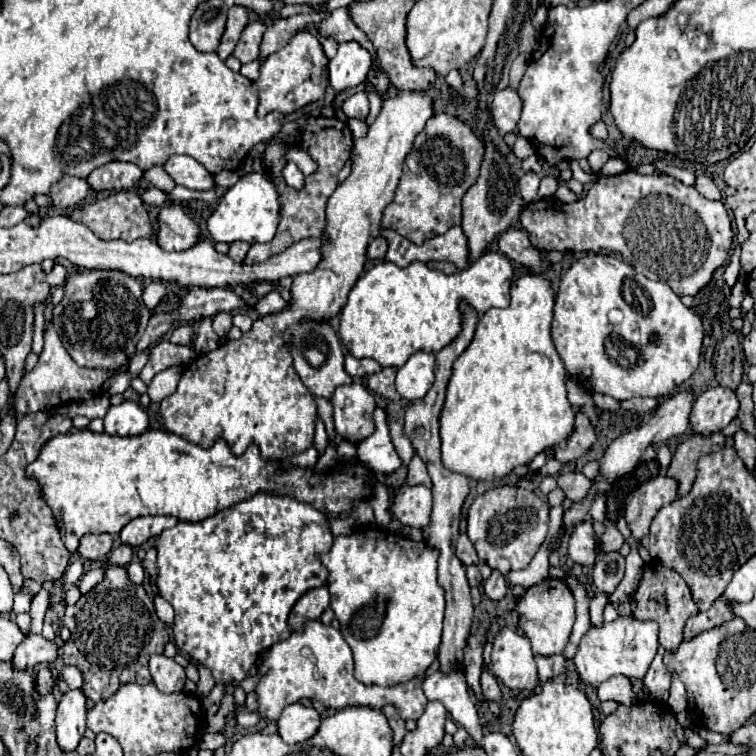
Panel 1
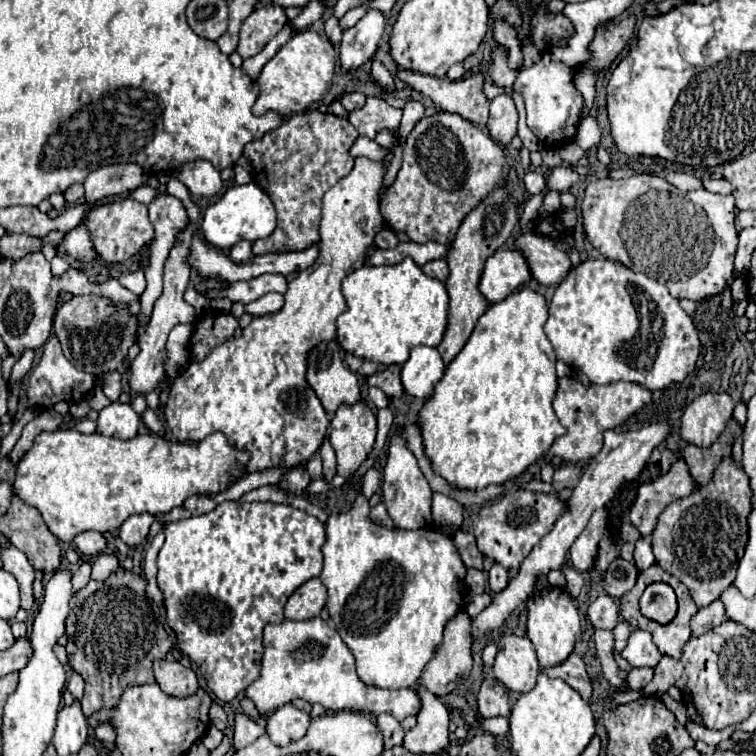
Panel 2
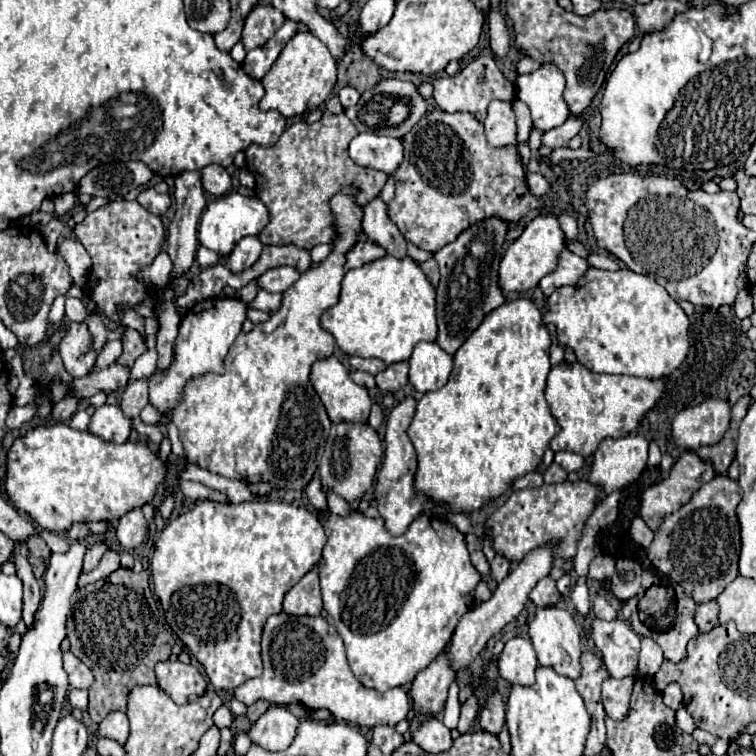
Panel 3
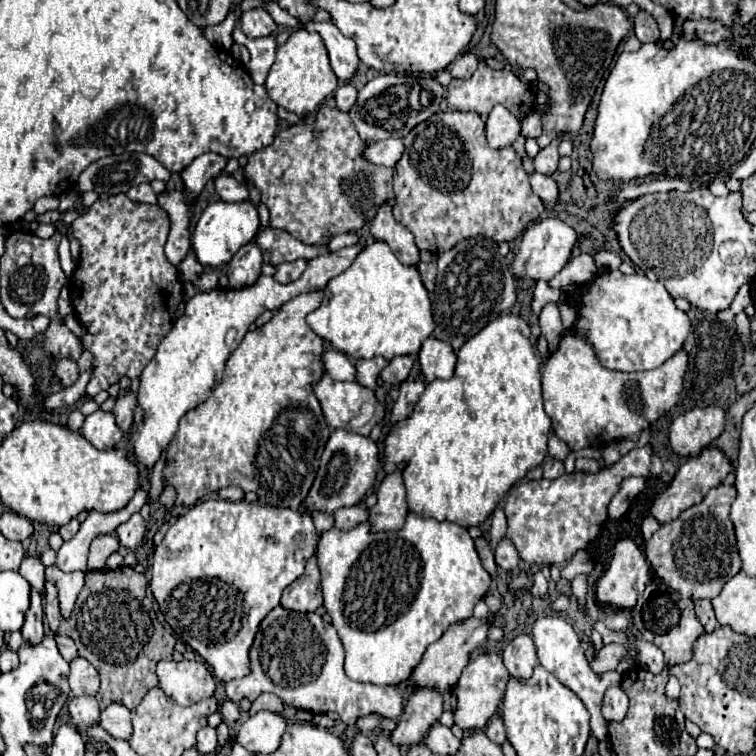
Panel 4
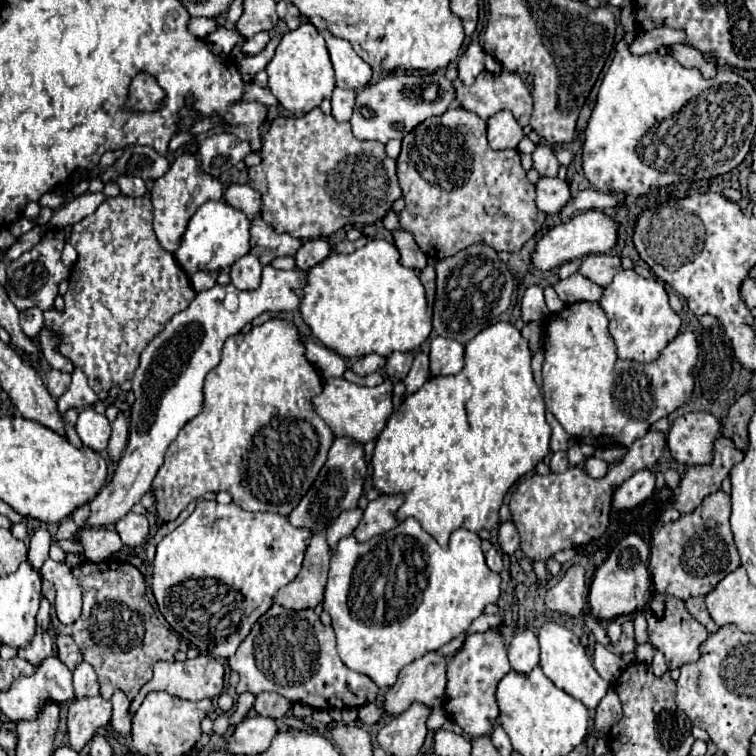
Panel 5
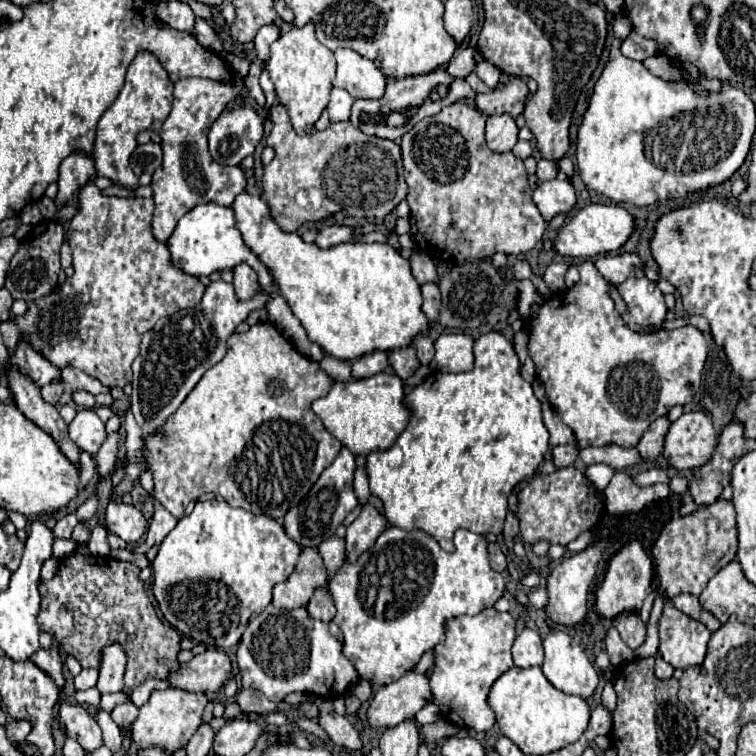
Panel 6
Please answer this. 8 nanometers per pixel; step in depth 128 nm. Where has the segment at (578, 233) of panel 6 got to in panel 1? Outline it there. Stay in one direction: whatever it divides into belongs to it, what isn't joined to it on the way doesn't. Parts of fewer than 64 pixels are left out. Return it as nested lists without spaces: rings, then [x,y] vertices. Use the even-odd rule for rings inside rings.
[[[496,250],[484,252],[474,264],[450,276],[438,270],[426,268],[424,262],[412,262],[406,268],[398,268],[396,264],[390,264],[390,262],[378,262],[368,272],[364,272],[352,286],[348,294],[348,302],[342,308],[338,334],[342,338],[342,344],[354,358],[358,360],[372,358],[380,366],[400,368],[414,352],[418,350],[438,352],[460,334],[460,328],[462,328],[462,314],[458,310],[460,300],[466,300],[468,304],[472,304],[478,310],[478,314],[484,314],[490,308],[506,308],[510,304],[512,278],[514,278],[512,262],[504,254],[498,254]]]

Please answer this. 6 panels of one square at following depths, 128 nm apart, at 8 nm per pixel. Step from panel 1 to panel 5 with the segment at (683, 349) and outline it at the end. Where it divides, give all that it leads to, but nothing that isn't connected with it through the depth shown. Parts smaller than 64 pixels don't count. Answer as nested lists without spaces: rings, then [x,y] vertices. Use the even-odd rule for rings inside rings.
[[[622,270],[614,276],[614,282],[604,288],[600,306],[610,320],[610,334],[614,336],[622,360],[656,360],[662,348],[680,332],[680,316],[670,308],[664,284],[658,280],[646,280],[634,270]],[[528,286],[520,302],[520,312],[524,322],[544,321],[551,314],[545,303],[542,286]]]

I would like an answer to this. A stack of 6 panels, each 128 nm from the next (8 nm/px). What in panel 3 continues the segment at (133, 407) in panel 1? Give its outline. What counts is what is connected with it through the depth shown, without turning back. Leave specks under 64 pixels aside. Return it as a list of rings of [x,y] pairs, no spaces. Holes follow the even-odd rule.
[[[100,406],[90,418],[88,432],[114,444],[122,444],[128,440],[132,430],[132,422],[122,414],[120,406]]]

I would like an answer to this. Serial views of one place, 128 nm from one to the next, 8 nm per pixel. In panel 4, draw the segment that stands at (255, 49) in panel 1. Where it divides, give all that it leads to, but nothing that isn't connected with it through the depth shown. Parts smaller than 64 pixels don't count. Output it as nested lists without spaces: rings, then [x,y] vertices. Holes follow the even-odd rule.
[[[254,8],[248,10],[240,16],[240,28],[246,36],[250,38],[260,38],[260,36],[270,36],[276,32],[276,22],[264,8]]]

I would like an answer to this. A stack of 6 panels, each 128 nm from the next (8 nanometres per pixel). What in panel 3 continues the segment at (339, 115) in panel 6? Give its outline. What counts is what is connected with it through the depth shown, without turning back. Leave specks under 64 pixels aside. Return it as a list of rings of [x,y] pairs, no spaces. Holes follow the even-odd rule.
[[[344,86],[344,88],[338,90],[338,98],[340,98],[340,102],[342,102],[344,108],[350,108],[350,106],[354,106],[358,102],[360,94],[352,86]]]

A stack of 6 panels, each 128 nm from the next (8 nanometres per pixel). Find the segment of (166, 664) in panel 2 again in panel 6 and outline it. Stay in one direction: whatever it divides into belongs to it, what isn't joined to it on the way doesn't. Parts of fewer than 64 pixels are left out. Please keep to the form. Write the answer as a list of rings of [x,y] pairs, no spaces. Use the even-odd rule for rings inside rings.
[[[208,650],[170,674],[170,684],[188,692],[216,692],[232,674],[232,660],[224,650]],[[120,704],[110,712],[110,716],[118,726],[130,726],[136,720],[136,706],[134,704]]]

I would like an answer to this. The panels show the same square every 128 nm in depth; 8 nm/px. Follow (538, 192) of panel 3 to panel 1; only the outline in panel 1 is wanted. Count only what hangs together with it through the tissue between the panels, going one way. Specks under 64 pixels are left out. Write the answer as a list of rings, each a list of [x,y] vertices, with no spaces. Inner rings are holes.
[[[526,172],[526,174],[518,180],[520,194],[522,194],[522,198],[524,198],[528,204],[538,200],[538,184],[540,184],[540,178],[538,178],[538,174],[534,174],[534,172]]]

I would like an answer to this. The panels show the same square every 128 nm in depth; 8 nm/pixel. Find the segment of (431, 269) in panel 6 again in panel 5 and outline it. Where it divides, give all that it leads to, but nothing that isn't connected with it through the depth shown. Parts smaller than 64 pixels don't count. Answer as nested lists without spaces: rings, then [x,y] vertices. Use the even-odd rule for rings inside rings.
[[[404,230],[394,232],[394,244],[396,244],[400,258],[402,258],[402,264],[406,268],[422,270],[428,264],[428,256],[418,248],[418,244],[414,242],[410,232],[404,232]]]

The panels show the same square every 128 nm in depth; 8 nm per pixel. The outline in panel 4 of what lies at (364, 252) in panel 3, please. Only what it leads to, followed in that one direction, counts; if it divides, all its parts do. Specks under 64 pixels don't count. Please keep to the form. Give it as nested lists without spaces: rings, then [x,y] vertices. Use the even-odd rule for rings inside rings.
[[[356,244],[326,256],[312,258],[304,274],[292,284],[280,284],[274,280],[274,276],[260,276],[258,282],[248,288],[214,288],[210,292],[192,296],[190,302],[186,302],[184,314],[174,322],[168,336],[160,342],[156,356],[140,374],[138,406],[144,410],[144,418],[140,424],[132,424],[130,428],[136,462],[142,464],[146,470],[154,468],[154,464],[160,460],[162,450],[174,438],[180,418],[186,412],[198,408],[214,392],[214,388],[222,380],[228,356],[238,348],[240,340],[248,332],[248,326],[264,310],[276,312],[294,296],[324,288],[328,280],[332,280],[352,264],[360,250],[362,246]]]

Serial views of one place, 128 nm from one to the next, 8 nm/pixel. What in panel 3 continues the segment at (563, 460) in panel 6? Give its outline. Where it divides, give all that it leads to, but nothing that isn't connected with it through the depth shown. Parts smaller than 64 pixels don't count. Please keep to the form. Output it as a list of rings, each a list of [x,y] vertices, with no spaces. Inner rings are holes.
[[[552,462],[552,464],[544,470],[544,482],[546,482],[546,484],[566,482],[566,476],[568,476],[568,472],[566,472],[562,466],[558,466],[556,462]]]

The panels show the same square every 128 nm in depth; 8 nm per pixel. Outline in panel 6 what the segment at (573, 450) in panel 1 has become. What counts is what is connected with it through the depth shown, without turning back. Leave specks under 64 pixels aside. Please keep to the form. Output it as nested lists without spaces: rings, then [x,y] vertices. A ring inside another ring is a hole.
[[[592,260],[578,264],[580,282],[570,290],[558,292],[540,304],[534,316],[524,320],[524,328],[530,332],[528,354],[534,362],[536,376],[546,388],[546,396],[562,418],[562,422],[574,432],[576,446],[622,446],[632,448],[640,442],[644,430],[656,418],[664,416],[676,404],[688,404],[700,388],[702,370],[708,358],[708,344],[704,334],[694,326],[682,326],[676,330],[636,332],[630,330],[620,318],[610,298],[608,280],[600,276]]]

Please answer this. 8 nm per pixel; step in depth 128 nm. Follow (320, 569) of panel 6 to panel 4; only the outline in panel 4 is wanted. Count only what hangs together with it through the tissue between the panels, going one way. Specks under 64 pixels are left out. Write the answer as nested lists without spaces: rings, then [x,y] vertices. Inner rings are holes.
[[[316,512],[312,518],[314,518],[314,526],[316,526],[318,534],[322,534],[322,532],[326,532],[328,528],[332,528],[332,526],[334,526],[334,518],[332,518],[330,514],[324,514],[324,512]],[[312,556],[306,564],[306,570],[300,578],[296,578],[290,586],[284,588],[282,602],[284,608],[296,612],[314,612],[322,604],[320,592],[320,570],[316,564],[316,556]]]

